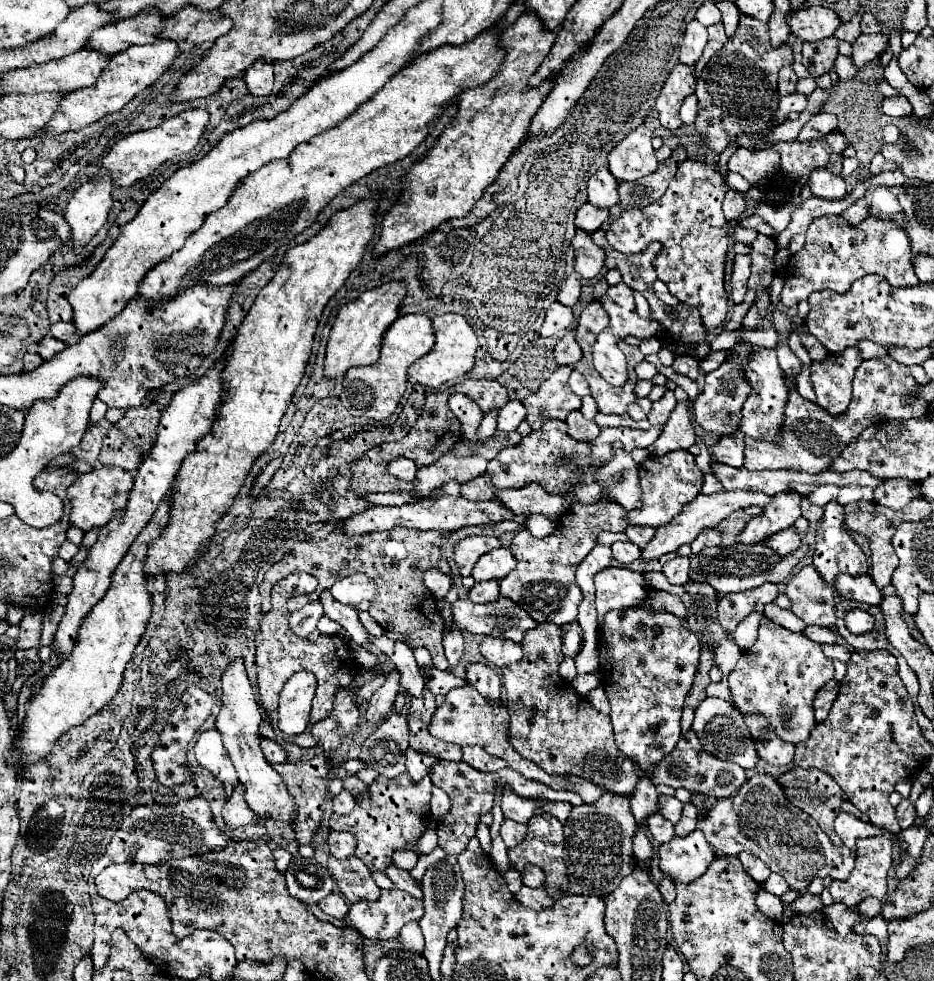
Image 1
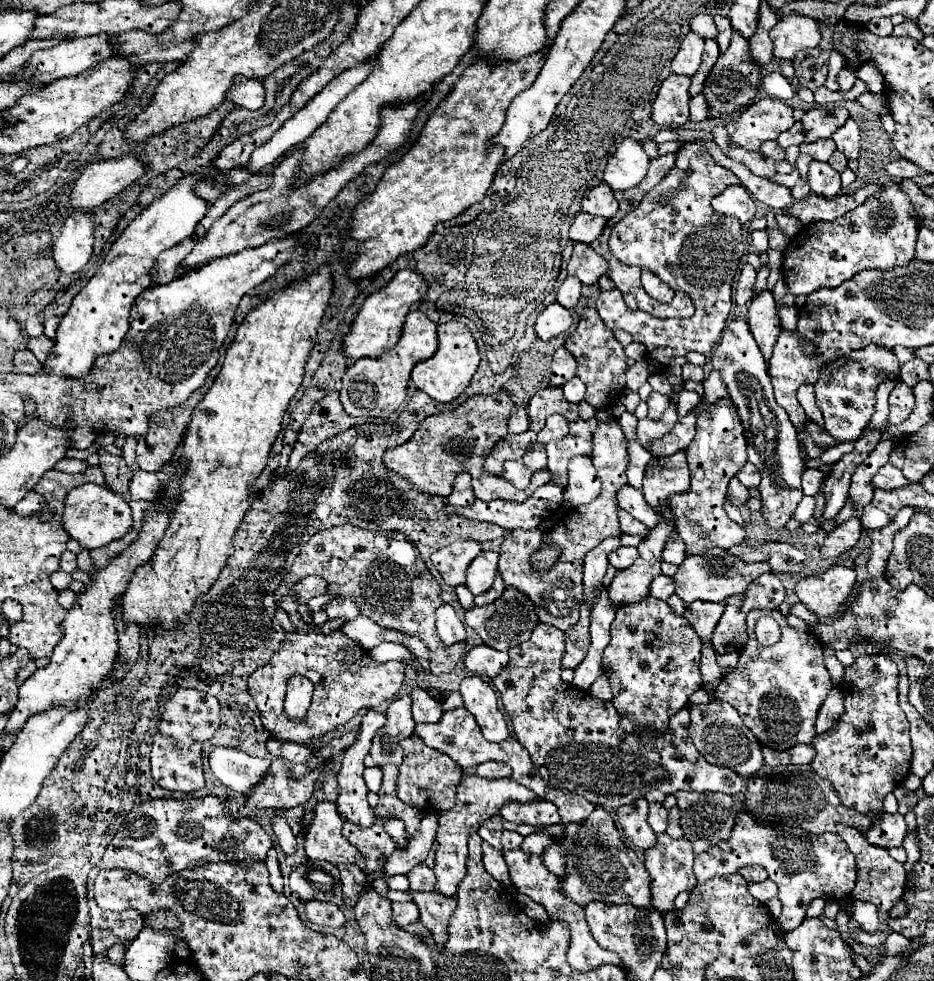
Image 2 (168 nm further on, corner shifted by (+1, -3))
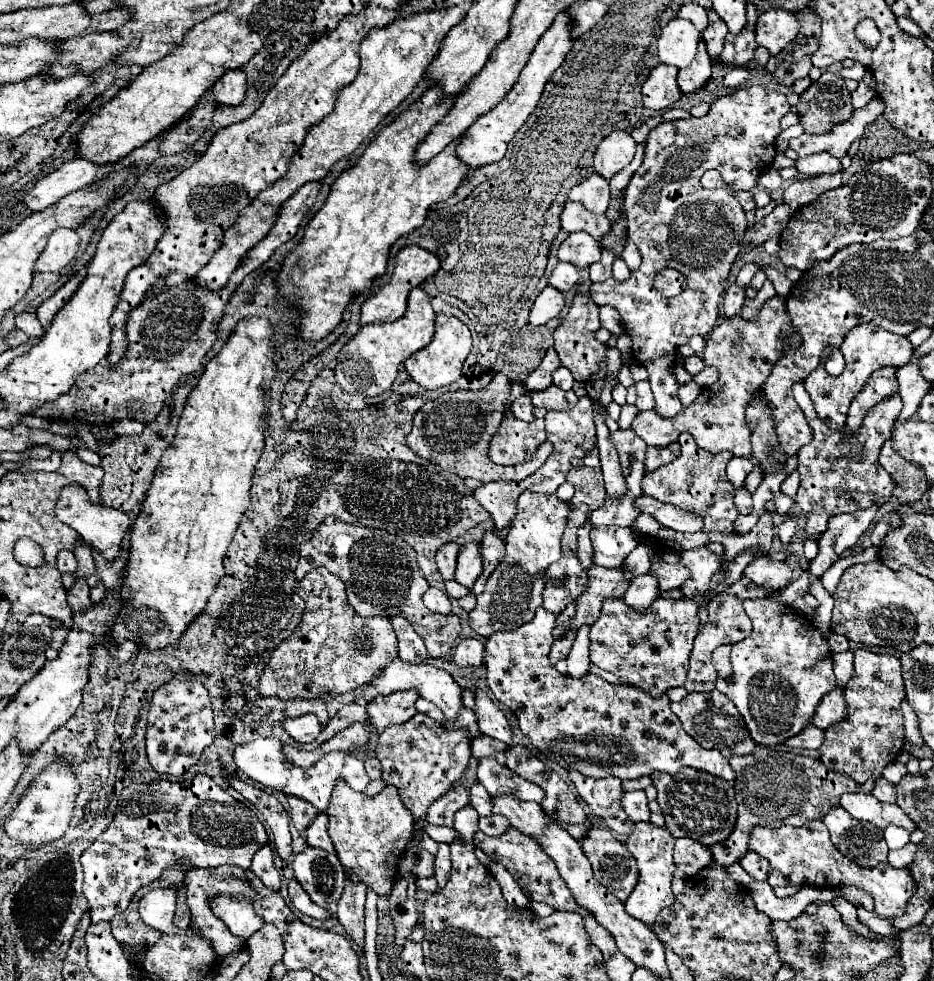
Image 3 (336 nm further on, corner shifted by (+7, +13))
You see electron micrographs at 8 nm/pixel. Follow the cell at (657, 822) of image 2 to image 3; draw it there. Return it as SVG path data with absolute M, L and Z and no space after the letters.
M643 790L637 792L625 792L621 798L621 806L625 810L625 814L633 820L633 822L649 822L649 806L647 806L647 796Z

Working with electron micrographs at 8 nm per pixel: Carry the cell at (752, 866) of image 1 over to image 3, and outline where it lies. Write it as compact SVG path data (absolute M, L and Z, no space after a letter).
M747 852L747 854L739 860L739 864L741 864L743 870L745 870L749 876L753 876L755 880L765 880L767 874L769 874L769 862L767 862L763 856L755 854L755 852Z

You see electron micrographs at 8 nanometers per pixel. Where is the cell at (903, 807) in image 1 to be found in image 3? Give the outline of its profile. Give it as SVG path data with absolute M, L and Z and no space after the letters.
M845 792L839 804L855 820L871 822L877 828L885 828L889 824L895 824L895 826L901 826L909 832L915 830L915 822L897 804L879 804L879 800L875 800L875 796L869 796L863 792Z

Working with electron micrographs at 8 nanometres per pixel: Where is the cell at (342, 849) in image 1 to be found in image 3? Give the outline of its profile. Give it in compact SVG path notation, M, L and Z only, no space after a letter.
M347 880L345 894L339 900L337 920L345 928L347 936L363 950L365 942L365 926L363 926L363 904L365 904L365 888L363 884L351 884Z

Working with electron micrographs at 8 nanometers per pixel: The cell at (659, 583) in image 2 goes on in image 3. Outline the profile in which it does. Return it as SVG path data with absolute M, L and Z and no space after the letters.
M643 574L629 584L623 602L637 612L647 612L657 596L659 596L659 588L655 588L655 578L651 574Z

